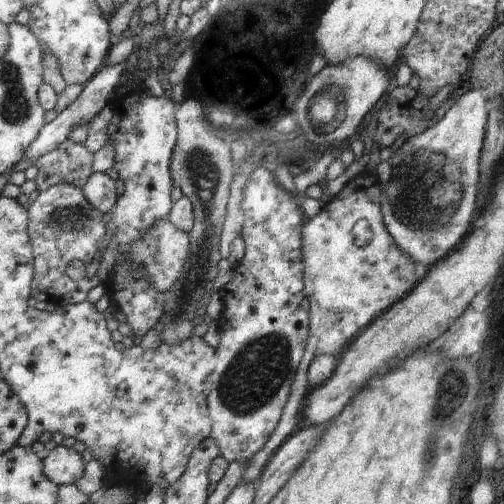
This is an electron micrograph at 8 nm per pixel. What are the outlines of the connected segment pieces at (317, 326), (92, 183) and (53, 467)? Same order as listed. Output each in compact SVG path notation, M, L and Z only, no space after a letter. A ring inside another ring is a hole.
M361 172L347 182L328 203L323 204L317 215L306 218L301 226L302 292L309 308L307 338L277 426L263 448L253 459L245 462L245 471L242 472L242 480L245 482L256 484L269 457L300 427L301 410L310 389L305 373L311 360L315 356L338 357L346 345L375 316L398 301L419 278L418 266L409 260L409 256L403 256L399 248L395 248L395 242L383 224L378 205L379 193L376 176ZM359 220L365 220L367 230L371 232L371 240L363 246L355 244L351 233L353 225Z
M95 172L82 188L87 200L105 214L112 212L121 195L119 180L113 180L106 173Z
M57 445L43 457L43 466L47 478L63 486L63 484L75 484L75 480L85 474L87 464L75 448Z

